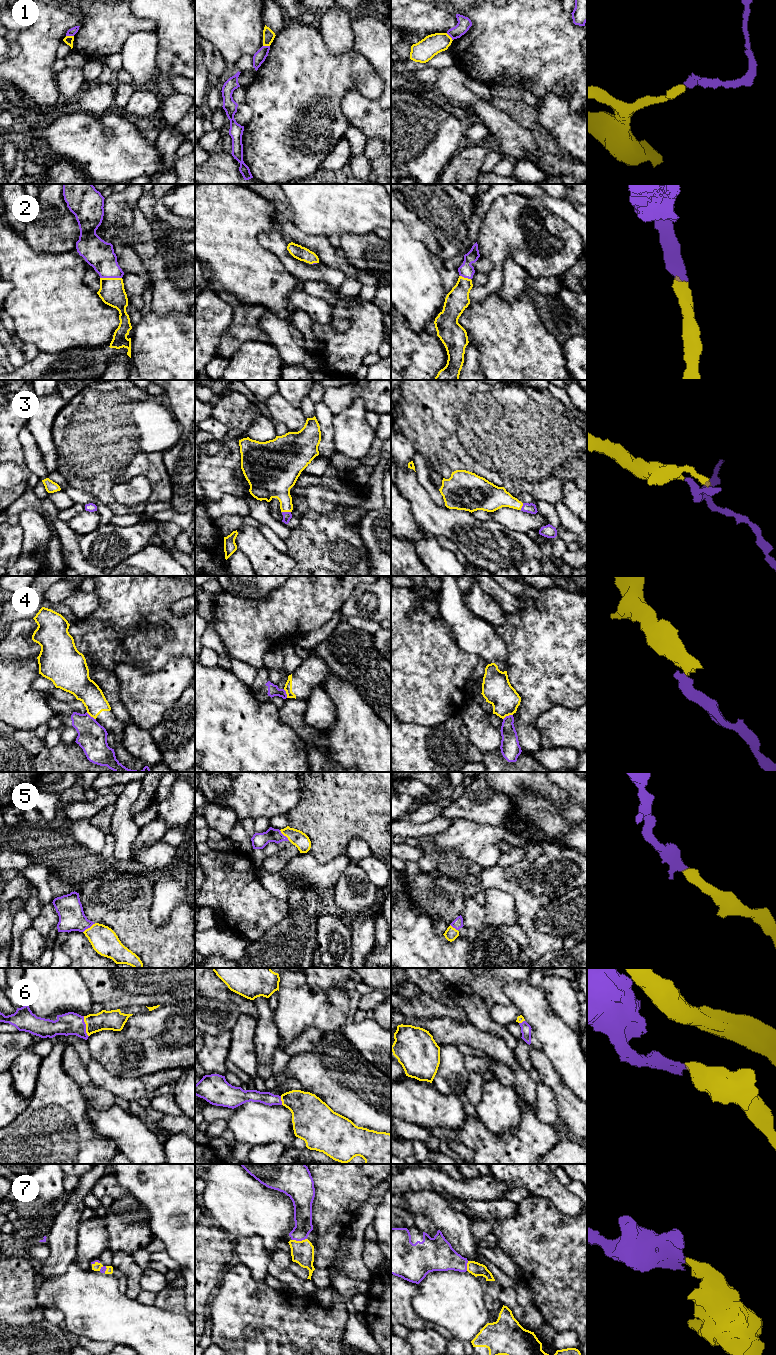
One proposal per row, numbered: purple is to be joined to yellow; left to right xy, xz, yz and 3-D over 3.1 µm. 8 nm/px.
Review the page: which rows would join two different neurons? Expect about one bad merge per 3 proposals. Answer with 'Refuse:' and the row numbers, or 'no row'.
Refuse: 1, 4

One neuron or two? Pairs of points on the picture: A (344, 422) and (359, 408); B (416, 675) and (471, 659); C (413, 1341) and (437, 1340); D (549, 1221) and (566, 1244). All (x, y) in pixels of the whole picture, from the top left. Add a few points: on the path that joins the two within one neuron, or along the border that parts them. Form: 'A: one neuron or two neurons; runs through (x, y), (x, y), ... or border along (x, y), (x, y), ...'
A: one neuron; runs through (348, 419), (355, 412)
B: one neuron; runs through (430, 671), (445, 667), (457, 667)
C: one neuron; runs through (419, 1341), (431, 1341)
D: one neuron; runs through (549, 1227), (560, 1238)

